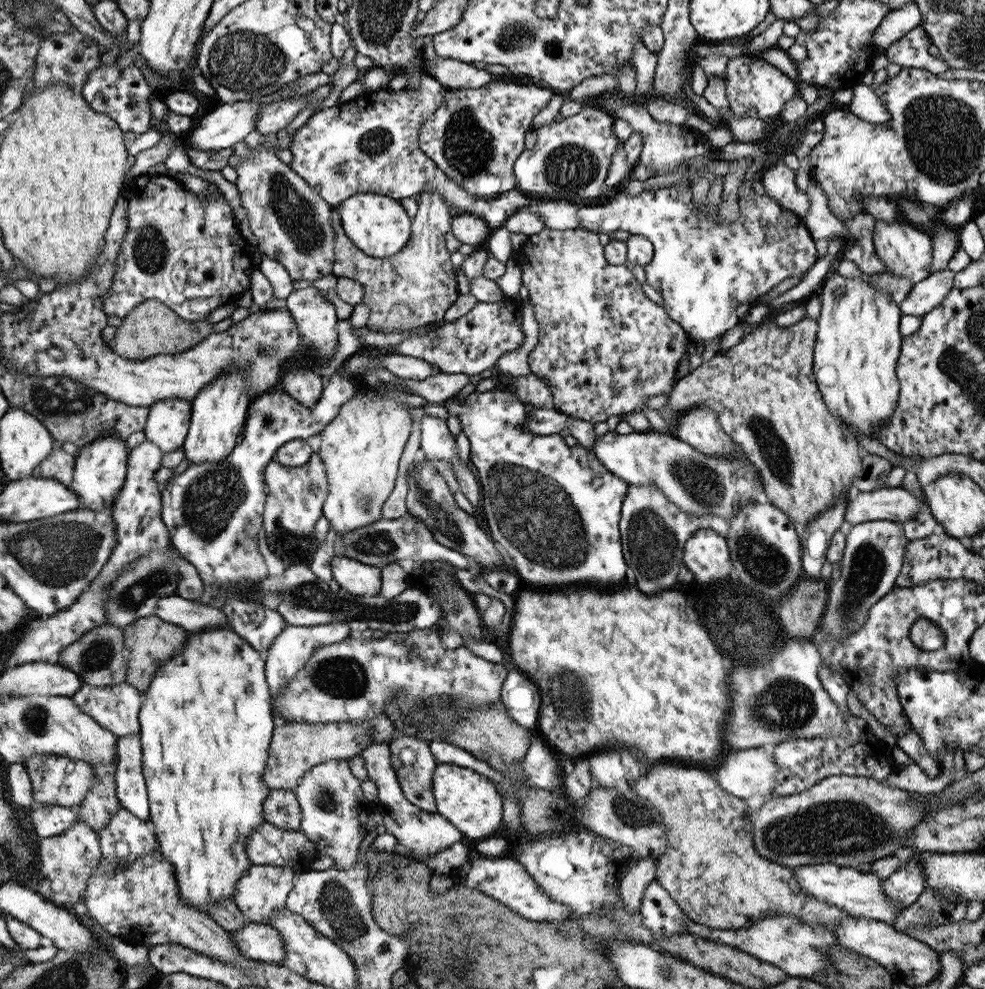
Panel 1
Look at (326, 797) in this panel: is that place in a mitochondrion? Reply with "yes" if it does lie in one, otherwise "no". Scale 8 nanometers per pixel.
yes

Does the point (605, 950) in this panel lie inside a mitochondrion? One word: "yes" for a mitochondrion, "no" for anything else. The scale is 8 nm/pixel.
no

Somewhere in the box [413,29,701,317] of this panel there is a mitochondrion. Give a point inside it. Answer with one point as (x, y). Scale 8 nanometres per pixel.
(467, 147)

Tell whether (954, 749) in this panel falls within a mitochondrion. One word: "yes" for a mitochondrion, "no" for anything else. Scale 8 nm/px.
no

